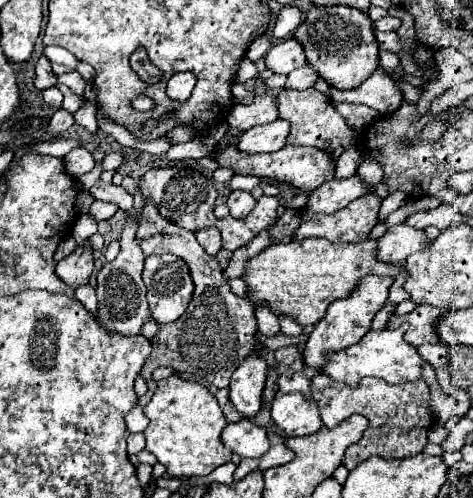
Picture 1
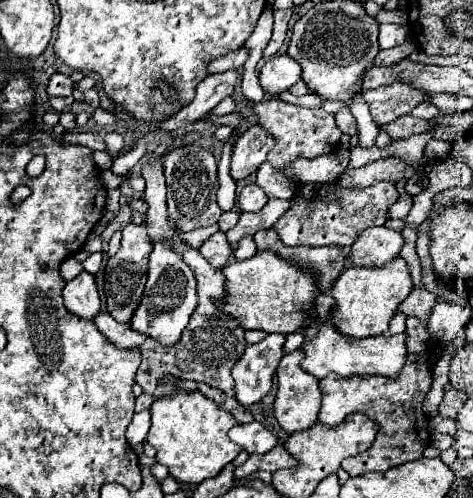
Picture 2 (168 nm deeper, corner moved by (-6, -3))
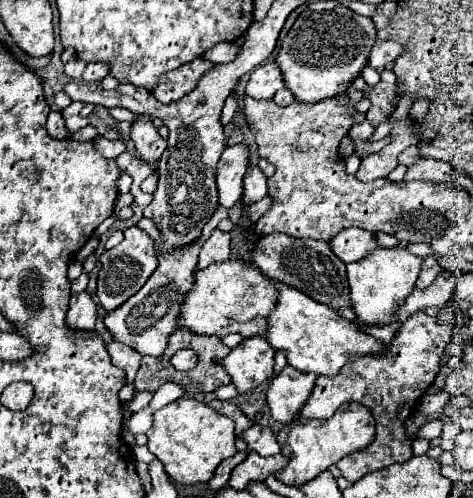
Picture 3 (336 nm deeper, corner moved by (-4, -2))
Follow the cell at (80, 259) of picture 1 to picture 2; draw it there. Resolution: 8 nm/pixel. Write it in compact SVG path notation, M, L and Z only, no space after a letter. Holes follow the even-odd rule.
M81 271L77 277L67 281L67 285L63 289L63 299L65 299L65 307L71 313L75 313L83 319L93 319L101 305L95 277L87 271Z

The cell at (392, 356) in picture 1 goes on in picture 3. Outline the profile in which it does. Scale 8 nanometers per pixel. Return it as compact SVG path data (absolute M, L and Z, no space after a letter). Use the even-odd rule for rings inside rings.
M275 282L275 290L277 290L277 304L269 314L269 326L267 326L265 338L275 350L285 352L287 364L291 364L293 368L301 372L335 376L353 354L385 352L383 342L375 340L369 334L359 332L355 322L345 320L343 316L333 312L329 306L311 300L303 292L291 286L285 286L283 282Z

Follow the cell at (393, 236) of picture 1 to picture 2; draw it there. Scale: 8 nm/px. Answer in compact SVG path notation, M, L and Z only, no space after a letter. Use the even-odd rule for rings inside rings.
M371 227L365 229L363 235L351 245L351 261L353 265L363 267L381 267L391 259L399 257L399 251L405 245L405 237L401 231L393 231L387 227Z

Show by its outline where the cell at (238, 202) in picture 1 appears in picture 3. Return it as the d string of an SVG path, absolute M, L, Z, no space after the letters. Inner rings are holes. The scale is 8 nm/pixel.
M249 164L249 170L245 172L245 178L243 178L243 186L245 186L245 192L243 192L243 202L257 202L261 198L267 196L267 178L265 174Z

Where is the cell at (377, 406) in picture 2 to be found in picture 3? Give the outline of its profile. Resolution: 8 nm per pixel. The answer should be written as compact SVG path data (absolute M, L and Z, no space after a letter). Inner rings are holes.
M423 310L411 314L397 332L389 346L389 354L369 354L365 358L353 358L345 364L337 376L317 376L315 388L299 410L303 418L331 418L335 410L345 402L359 402L373 412L377 422L377 438L367 448L349 454L337 464L341 474L349 482L357 482L369 472L383 470L395 462L407 462L411 452L411 440L405 436L405 420L415 412L421 394L435 382L439 372L441 352L453 338L451 324L439 324Z

